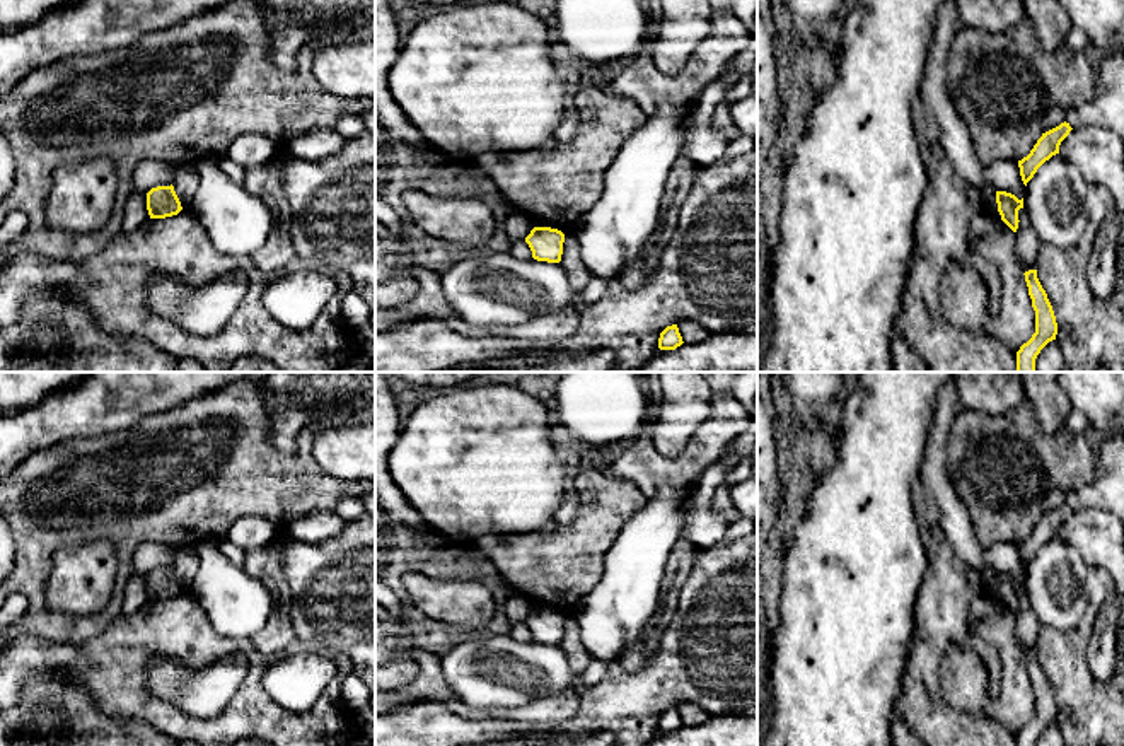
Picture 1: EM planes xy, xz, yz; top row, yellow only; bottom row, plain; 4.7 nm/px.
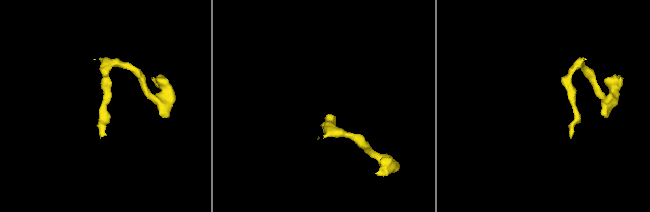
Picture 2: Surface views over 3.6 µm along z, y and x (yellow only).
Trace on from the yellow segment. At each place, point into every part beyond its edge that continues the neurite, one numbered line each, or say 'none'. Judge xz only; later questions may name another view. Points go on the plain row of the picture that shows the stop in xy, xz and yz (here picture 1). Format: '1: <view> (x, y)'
none

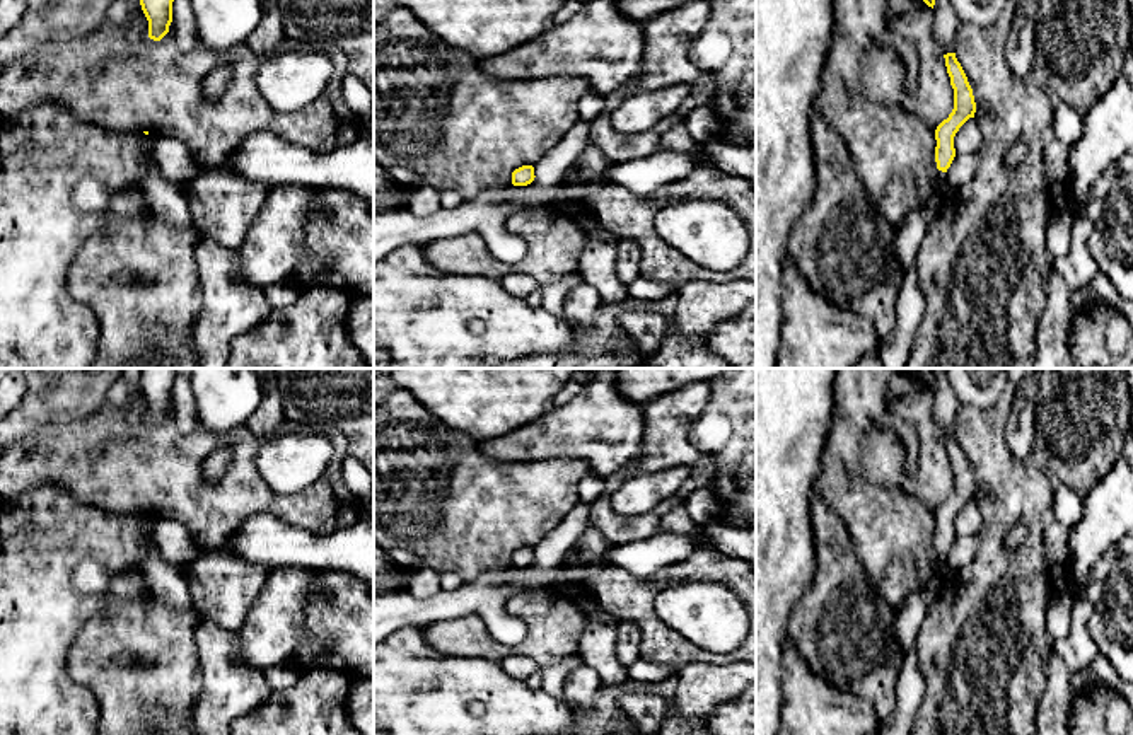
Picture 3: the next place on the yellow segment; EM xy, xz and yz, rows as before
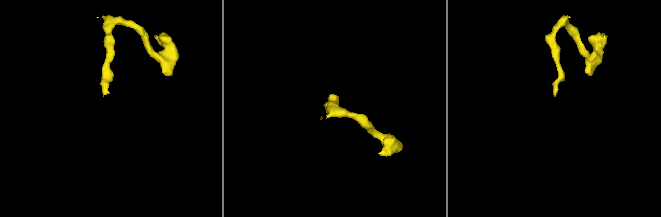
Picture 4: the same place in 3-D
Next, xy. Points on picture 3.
none

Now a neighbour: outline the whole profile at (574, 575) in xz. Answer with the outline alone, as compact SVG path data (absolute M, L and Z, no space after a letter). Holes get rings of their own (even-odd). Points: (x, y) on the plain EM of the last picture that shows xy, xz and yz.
M561 563L548 576L546 585L549 588L555 588L555 590L573 592L589 578L589 573L592 571L592 566L594 564L590 564L590 563L582 563L582 564Z

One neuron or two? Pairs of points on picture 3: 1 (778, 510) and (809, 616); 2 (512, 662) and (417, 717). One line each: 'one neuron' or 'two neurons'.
1: two neurons
2: two neurons

